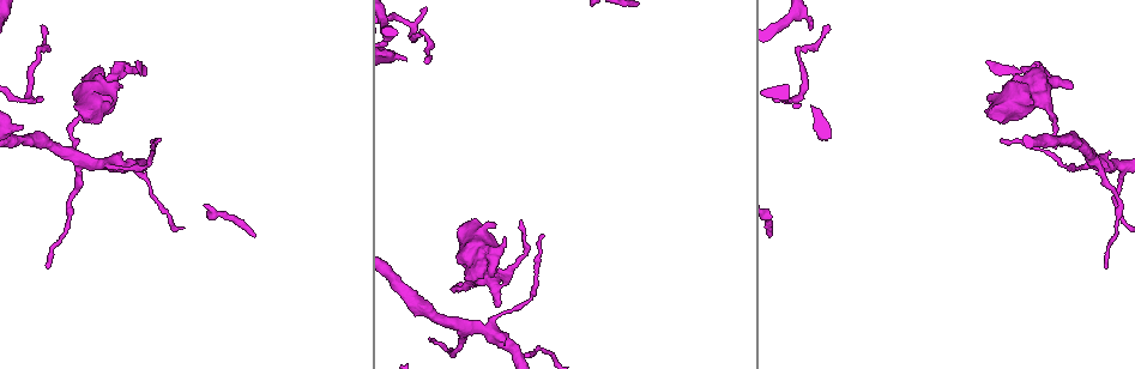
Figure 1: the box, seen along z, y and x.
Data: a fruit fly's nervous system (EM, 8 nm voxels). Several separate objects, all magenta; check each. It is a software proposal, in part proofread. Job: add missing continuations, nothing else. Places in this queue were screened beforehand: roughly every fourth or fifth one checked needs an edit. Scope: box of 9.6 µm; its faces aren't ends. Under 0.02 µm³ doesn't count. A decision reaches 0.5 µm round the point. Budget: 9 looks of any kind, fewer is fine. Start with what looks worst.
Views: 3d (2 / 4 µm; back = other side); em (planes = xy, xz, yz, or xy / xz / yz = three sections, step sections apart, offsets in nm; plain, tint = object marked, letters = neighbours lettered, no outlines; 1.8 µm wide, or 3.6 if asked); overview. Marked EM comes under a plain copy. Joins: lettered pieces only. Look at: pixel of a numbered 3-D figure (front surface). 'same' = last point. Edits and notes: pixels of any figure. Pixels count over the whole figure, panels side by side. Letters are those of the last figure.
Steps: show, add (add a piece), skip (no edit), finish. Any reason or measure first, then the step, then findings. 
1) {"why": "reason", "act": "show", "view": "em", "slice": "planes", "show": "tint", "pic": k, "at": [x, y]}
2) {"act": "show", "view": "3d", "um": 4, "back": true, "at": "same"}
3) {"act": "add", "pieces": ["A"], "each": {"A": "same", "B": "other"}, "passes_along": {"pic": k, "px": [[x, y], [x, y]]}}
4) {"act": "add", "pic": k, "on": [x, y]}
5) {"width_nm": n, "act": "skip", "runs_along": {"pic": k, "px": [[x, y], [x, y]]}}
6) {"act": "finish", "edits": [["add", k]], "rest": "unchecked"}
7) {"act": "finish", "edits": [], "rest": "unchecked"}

{"why": "branch stops here", "act": "show", "view": "em", "slice": "yz", "step": 8, "show": "tint", "pic": 1, "at": [20, 125]}

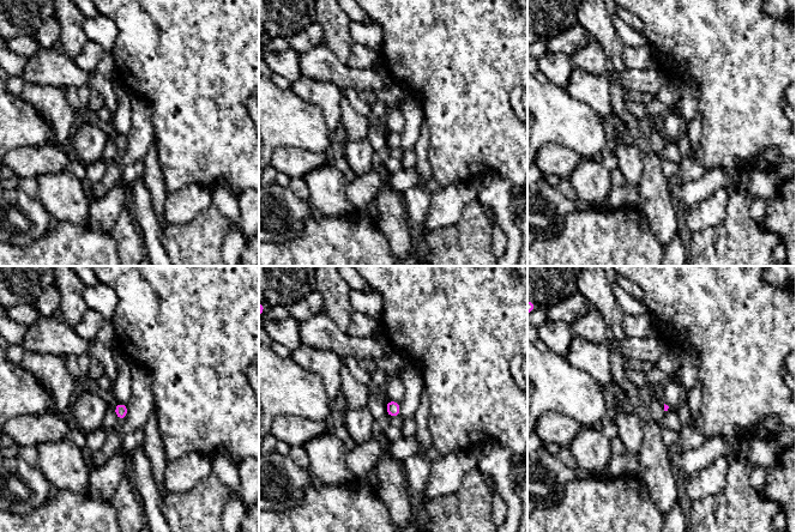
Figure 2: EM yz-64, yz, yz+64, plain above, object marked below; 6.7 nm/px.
{"why": "another direction", "act": "show", "view": "em", "slice": "planes", "show": "letters", "at": "same"}

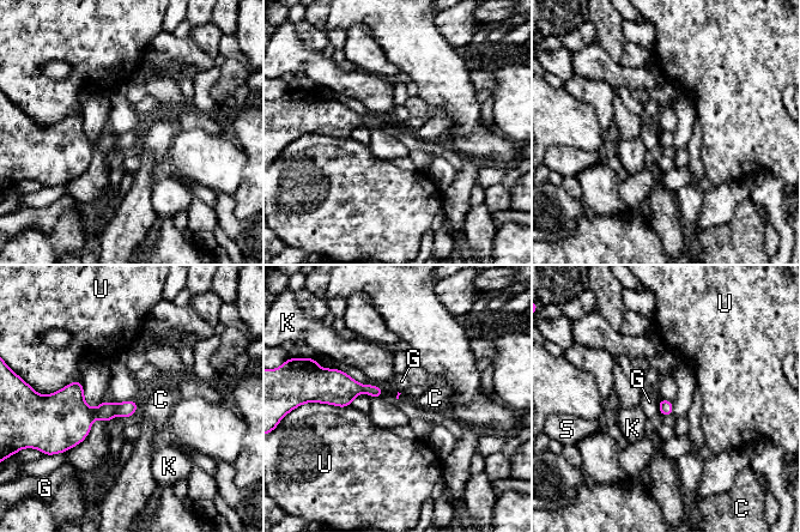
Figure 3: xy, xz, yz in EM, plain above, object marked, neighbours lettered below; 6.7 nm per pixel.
{"act": "skip", "each": {"C": "other", "G": "other", "K": "other", "S": "other", "U": "other"}, "border": {"pic": 3, "px": [[658, 399], [659, 411]]}, "found": "no lettered piece goes on from it"}

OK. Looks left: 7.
{"why": "calibre changes", "act": "show", "view": "em", "um": 3.6, "slice": "planes", "show": "letters", "pic": 1, "at": [113, 169]}

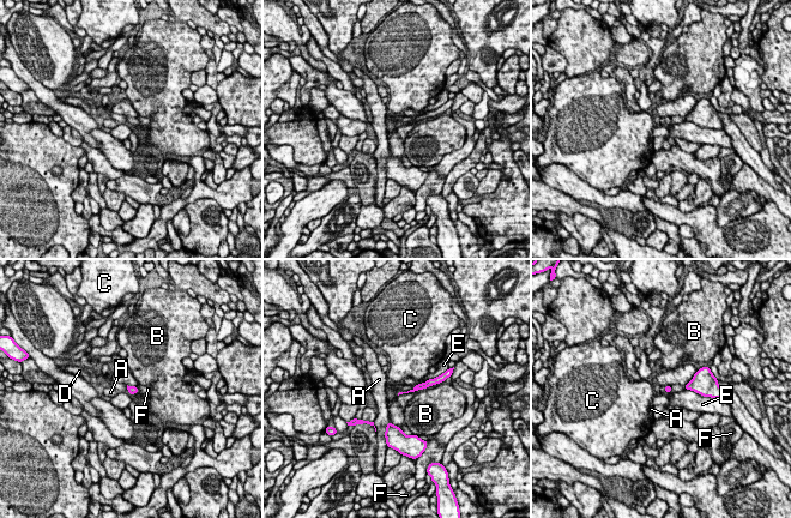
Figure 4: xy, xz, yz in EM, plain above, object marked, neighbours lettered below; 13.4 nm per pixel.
{"width_nm": 30, "act": "skip", "each": {"A": "other", "B": "other", "C": "other", "D": "other", "E": "other", "F": "other"}, "found": "none of them fits"}

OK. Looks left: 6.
{"why": "branch stops here", "act": "show", "view": "em", "slice": "yz", "step": 4, "show": "tint", "pic": 1, "at": [1071, 85]}

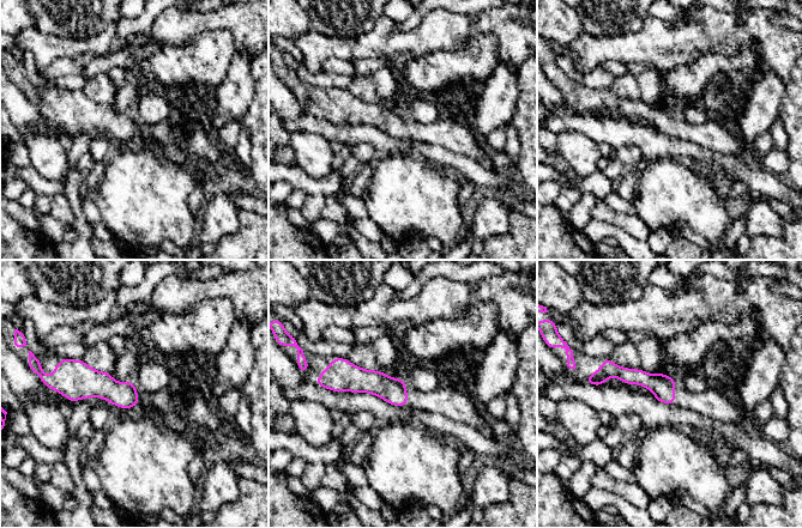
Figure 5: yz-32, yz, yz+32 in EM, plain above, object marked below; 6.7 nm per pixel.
{"act": "show", "view": "em", "slice": "planes", "show": "letters", "at": "same"}

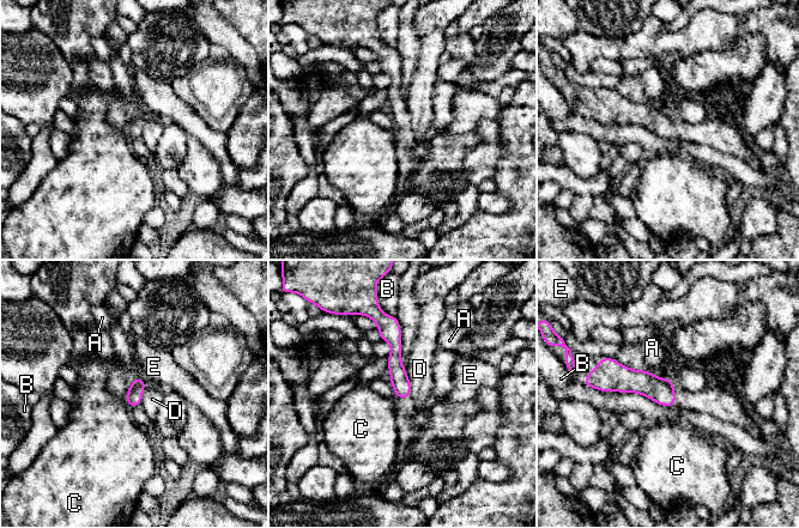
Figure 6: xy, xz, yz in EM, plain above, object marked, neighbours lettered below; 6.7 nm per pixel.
{"act": "skip", "each": {"A": "other", "B": "other", "C": "other", "D": "other", "E": "other"}, "runs_along": {"pic": 6, "px": [[600, 381], [645, 382], [672, 401]]}, "found": "no lettered piece goes on from it"}

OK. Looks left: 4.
{"why": "sudden change in width", "act": "show", "view": "3d", "um": 4, "pic": 1, "at": [470, 233]}

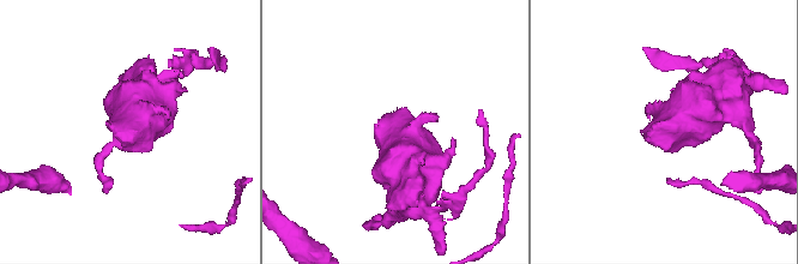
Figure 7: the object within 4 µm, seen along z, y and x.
{"act": "show", "view": "em", "um": 3.6, "slice": "xz", "step": 8, "show": "letters", "pic": 7, "at": [660, 132]}

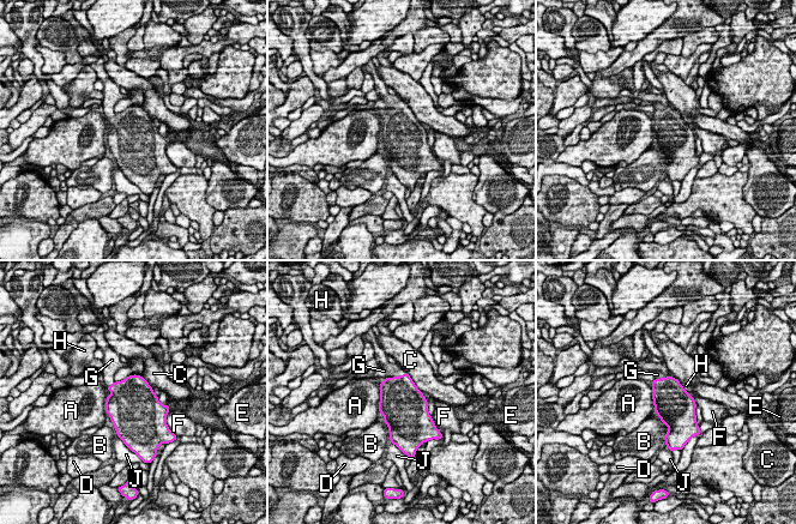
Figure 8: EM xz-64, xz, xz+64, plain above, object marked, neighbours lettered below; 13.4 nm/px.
{"act": "show", "view": "em", "um": 3.6, "slice": "planes", "show": "letters", "at": "same"}

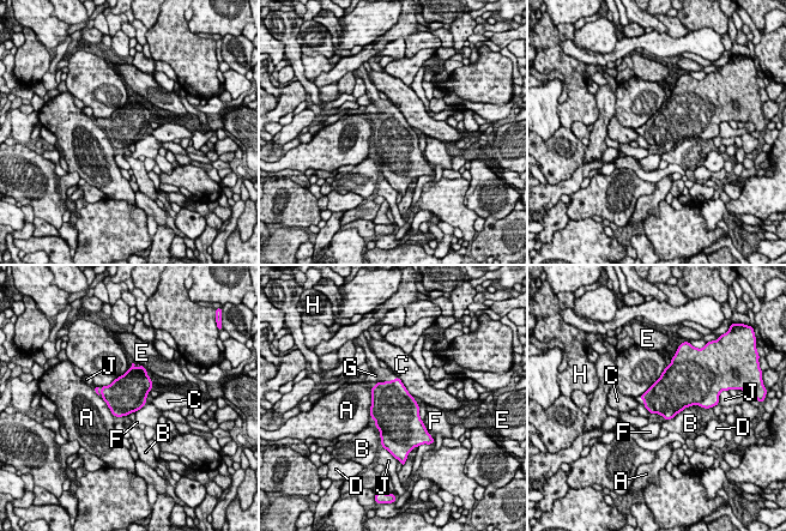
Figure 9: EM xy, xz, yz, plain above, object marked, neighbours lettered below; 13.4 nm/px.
{"width_nm": 500, "act": "add", "pieces": ["G"], "each": {"A": "other", "B": "other", "C": "other", "D": "other", "E": "other", "F": "other", "G": "same", "H": "other", "J": "other"}, "passes_along": {"pic": 9, "px": [[390, 399], [382, 382], [376, 374]]}, "found": "it goes on there"}

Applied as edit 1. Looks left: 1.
{"act": "finish", "edits": [["add", 9]], "rest": "unchecked"}

